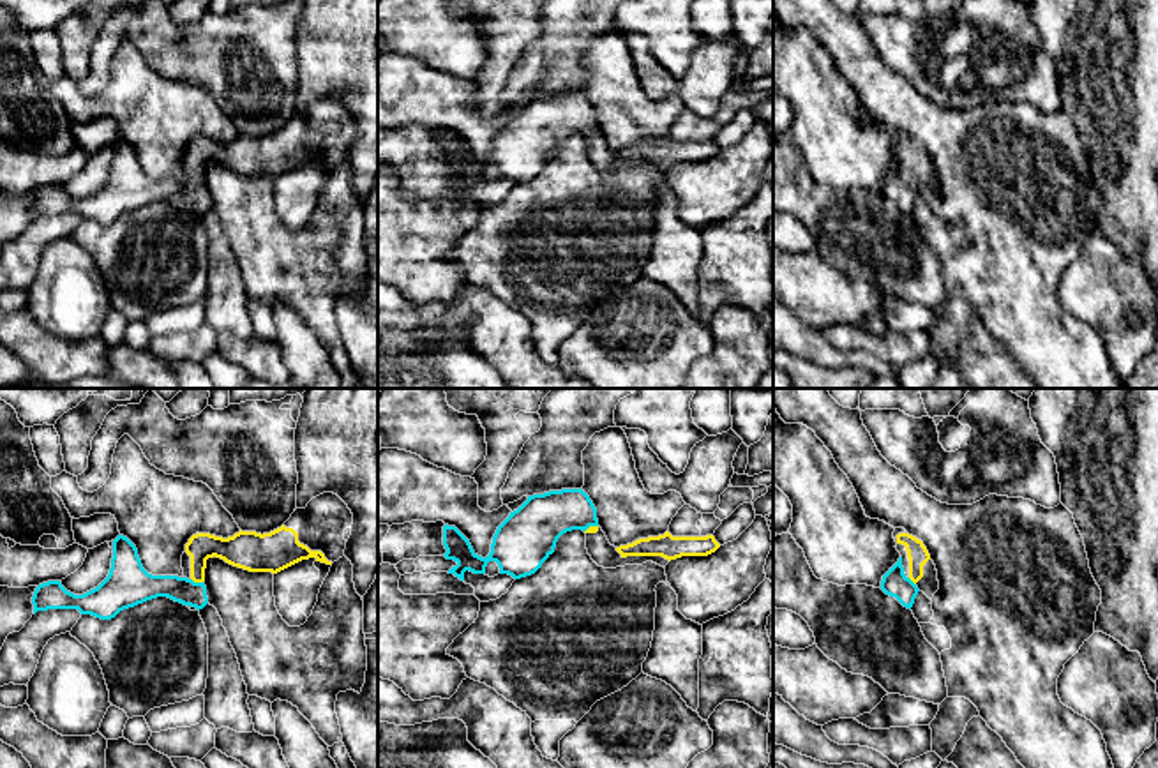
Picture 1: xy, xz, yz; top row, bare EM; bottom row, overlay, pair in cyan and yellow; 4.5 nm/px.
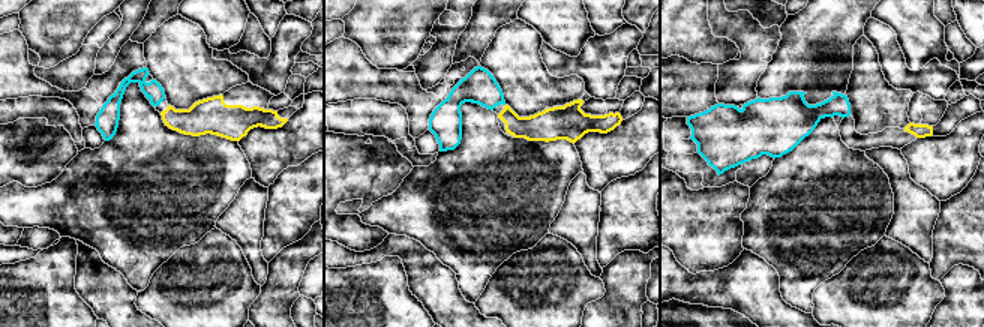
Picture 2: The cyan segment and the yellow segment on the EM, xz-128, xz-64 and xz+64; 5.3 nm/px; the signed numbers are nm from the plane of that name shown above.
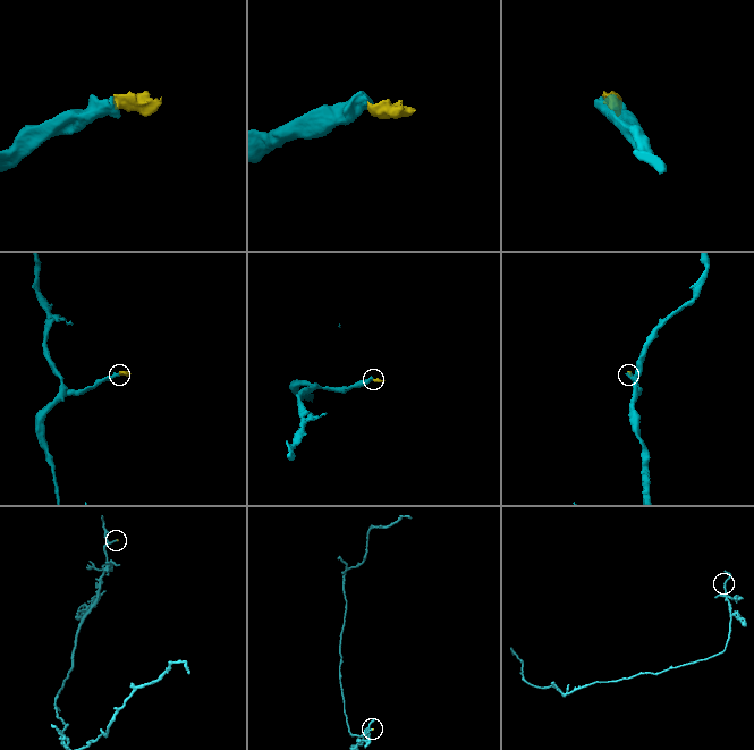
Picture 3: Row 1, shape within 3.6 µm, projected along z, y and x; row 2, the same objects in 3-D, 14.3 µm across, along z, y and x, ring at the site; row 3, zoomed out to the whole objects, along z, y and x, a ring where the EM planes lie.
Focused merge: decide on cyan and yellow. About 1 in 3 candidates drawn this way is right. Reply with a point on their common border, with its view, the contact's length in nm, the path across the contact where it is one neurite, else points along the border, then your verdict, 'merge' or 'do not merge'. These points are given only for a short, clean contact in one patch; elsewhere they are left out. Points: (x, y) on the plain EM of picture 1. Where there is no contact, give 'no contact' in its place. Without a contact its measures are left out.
xy (196, 188) | 60 nm | across xy (142, 191), (196, 188), (209, 156), (240, 156) | merge

